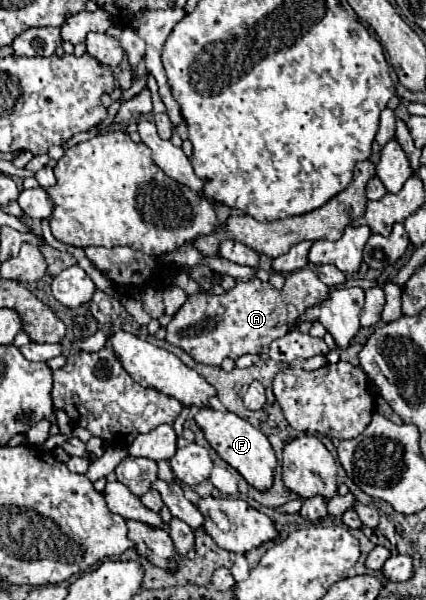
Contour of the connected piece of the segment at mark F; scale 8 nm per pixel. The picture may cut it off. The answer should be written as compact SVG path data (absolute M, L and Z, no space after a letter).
M201 407L195 415L195 421L201 427L209 445L219 453L219 457L223 461L227 461L233 469L237 469L249 485L253 485L255 489L261 489L261 491L267 491L271 487L277 459L275 459L275 451L273 451L271 443L257 427L253 427L249 421L237 417L231 411L217 411L211 407Z

